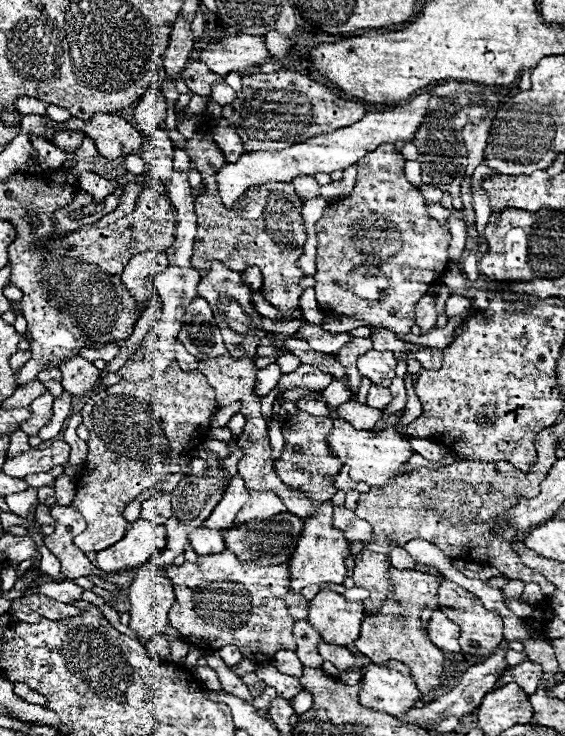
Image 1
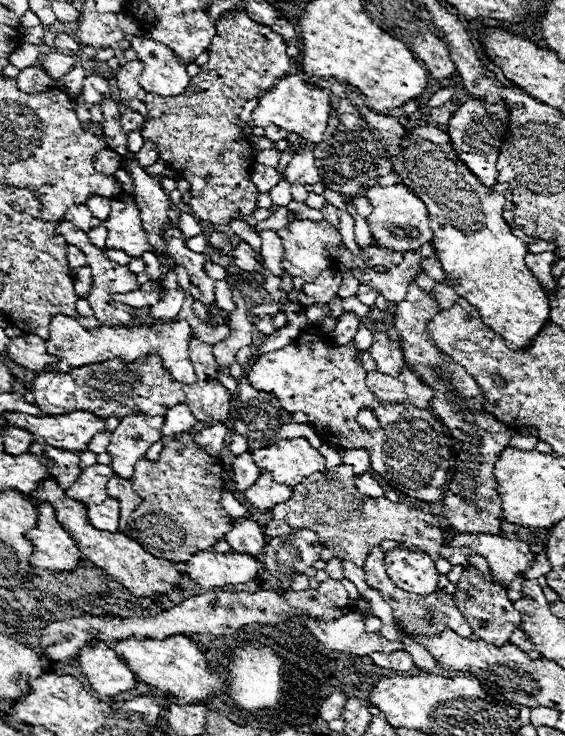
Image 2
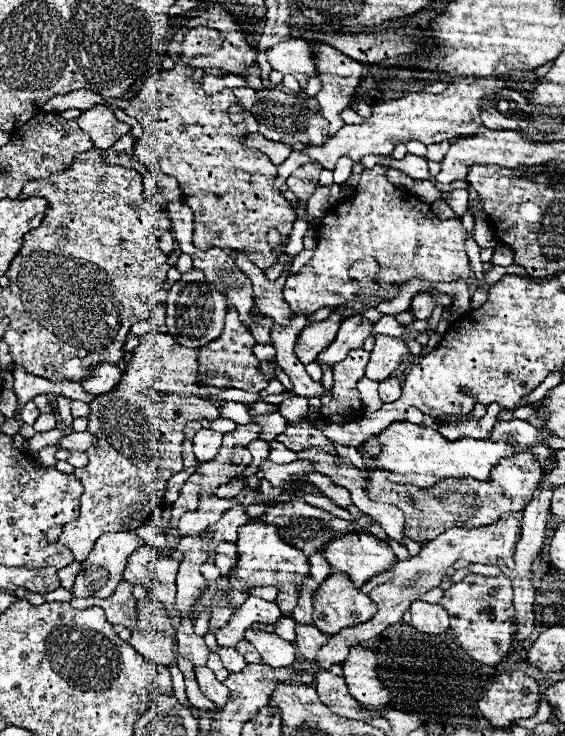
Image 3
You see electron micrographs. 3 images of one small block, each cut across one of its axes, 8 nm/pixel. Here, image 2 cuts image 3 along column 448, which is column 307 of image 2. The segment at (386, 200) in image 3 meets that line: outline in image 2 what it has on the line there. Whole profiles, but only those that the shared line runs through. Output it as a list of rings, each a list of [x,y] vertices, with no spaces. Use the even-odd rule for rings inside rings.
[[[292,220],[286,228],[276,232],[282,238],[284,244],[284,260],[290,262],[288,274],[290,276],[300,276],[304,282],[312,282],[322,270],[330,268],[336,260],[336,246],[340,244],[342,236],[338,230],[334,230],[326,220],[324,222],[310,222],[310,220]],[[324,248],[332,248],[332,256],[324,252]]]

